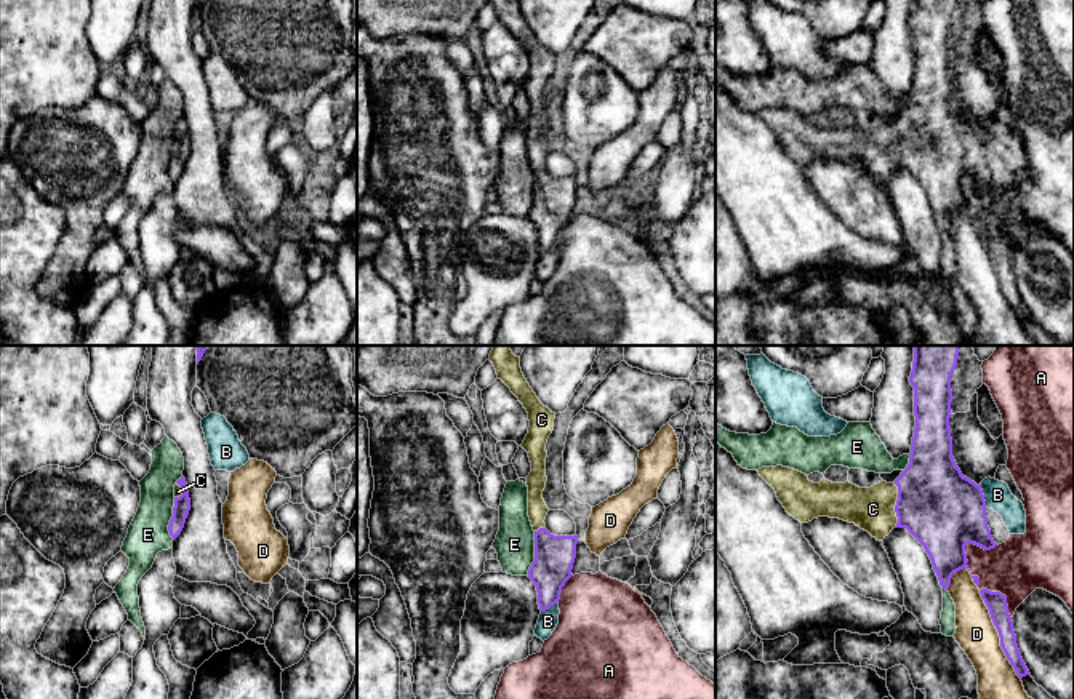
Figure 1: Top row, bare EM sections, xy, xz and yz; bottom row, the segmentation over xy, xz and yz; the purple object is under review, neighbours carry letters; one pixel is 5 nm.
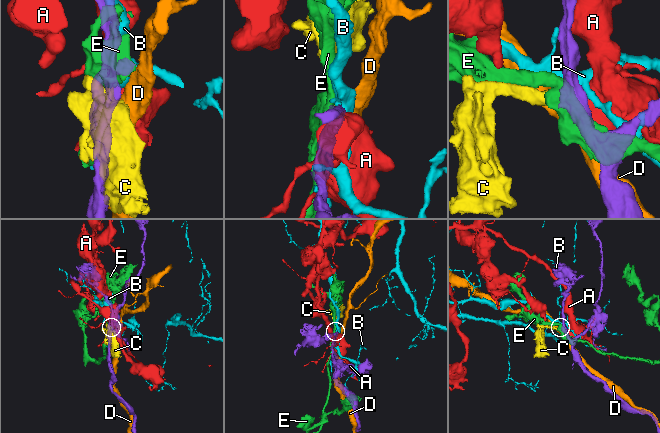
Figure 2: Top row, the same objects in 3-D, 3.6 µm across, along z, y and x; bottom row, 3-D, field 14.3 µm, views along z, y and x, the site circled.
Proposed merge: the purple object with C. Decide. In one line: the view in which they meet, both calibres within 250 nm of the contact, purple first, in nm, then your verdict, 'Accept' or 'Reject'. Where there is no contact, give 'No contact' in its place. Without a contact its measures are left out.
Touches purple in yz. Thickness 400 nm (purple) against 220 nm. Accept

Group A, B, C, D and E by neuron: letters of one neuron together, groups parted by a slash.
A / B / C / D / E

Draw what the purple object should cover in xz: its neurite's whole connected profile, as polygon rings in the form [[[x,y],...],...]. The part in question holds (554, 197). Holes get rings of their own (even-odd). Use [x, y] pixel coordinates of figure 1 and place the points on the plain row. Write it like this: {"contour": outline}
{"contour": [[[490,0],[498,21],[519,40],[528,54],[528,75],[522,90],[528,94],[531,114],[527,118],[528,158],[535,173],[535,203],[528,211],[528,219],[536,227],[538,246],[541,253],[549,251],[560,242],[565,224],[573,218],[578,178],[554,178],[546,171],[549,154],[543,133],[546,130],[546,85],[554,72],[555,54],[544,48],[527,24],[520,0]]]}

